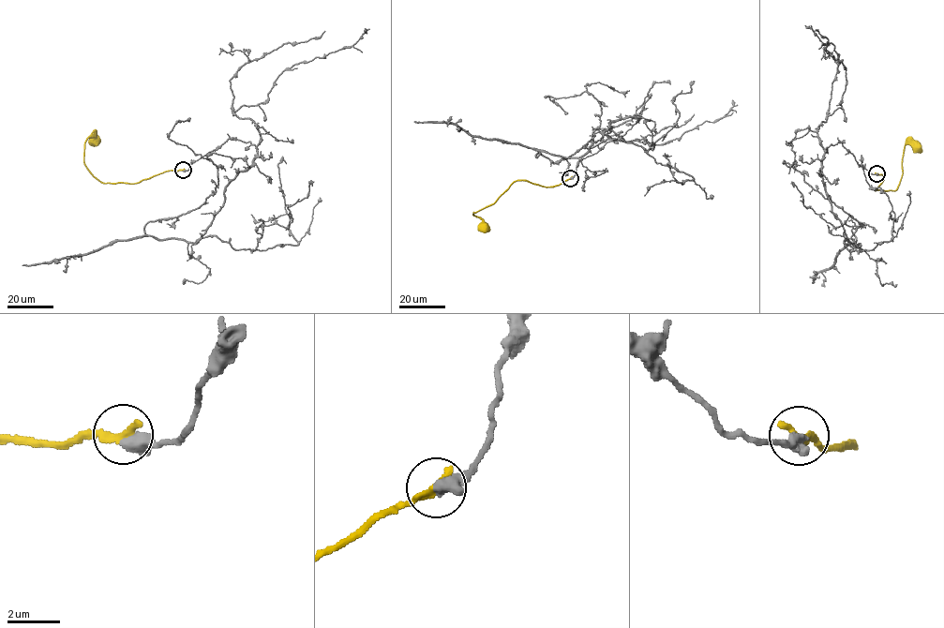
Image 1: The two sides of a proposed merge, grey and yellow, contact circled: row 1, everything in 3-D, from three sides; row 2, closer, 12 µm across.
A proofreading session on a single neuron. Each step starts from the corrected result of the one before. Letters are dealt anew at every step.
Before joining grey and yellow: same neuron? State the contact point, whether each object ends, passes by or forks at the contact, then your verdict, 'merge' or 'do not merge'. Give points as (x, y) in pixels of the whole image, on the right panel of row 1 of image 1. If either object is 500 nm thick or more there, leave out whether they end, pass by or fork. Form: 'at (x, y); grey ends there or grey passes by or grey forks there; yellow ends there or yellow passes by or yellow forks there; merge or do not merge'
at (876, 173); do not merge

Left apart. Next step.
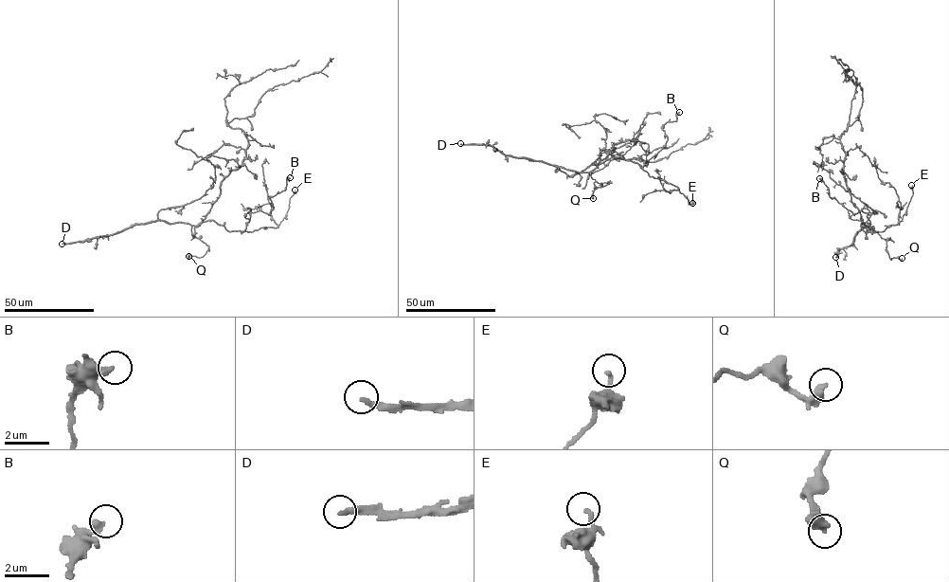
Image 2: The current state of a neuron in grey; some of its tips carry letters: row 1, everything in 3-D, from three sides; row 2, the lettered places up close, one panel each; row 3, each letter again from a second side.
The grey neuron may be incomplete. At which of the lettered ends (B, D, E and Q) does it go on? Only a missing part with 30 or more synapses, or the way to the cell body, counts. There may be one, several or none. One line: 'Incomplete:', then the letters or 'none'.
Incomplete: D

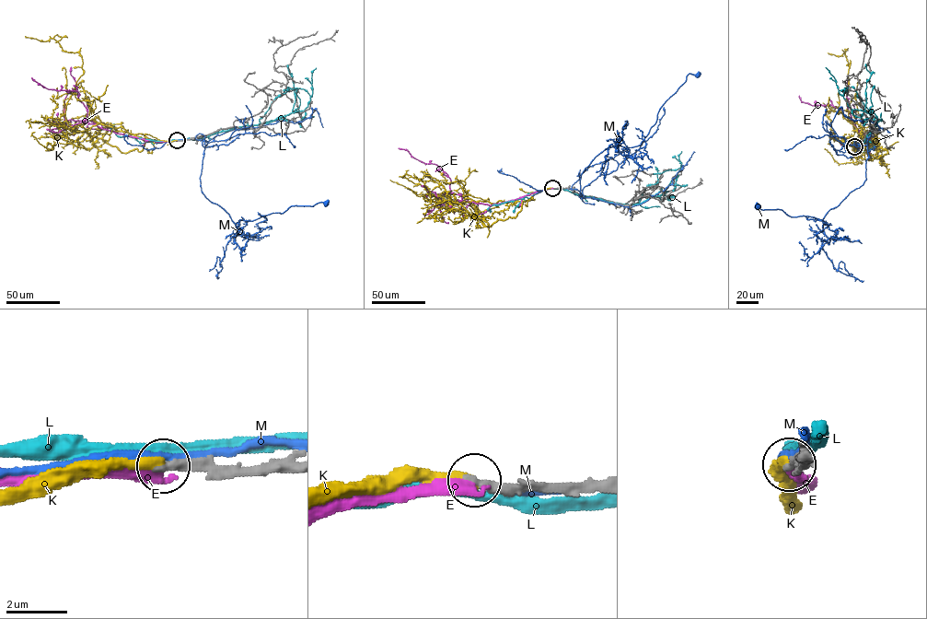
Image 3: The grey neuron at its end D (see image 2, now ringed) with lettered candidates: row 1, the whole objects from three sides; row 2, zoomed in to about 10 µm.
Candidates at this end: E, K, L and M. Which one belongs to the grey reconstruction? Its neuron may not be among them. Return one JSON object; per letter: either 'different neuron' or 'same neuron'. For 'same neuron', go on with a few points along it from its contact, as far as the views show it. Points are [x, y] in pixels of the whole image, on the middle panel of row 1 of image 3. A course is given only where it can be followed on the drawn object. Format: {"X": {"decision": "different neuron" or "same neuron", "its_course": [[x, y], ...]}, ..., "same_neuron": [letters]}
{"E": {"decision": "different neuron"}, "K": {"decision": "same neuron", "its_course": [[552, 188], [525, 200], [458, 204], [440, 202], [443, 192], [453, 192], [417, 194], [390, 180]]}, "L": {"decision": "different neuron"}, "M": {"decision": "different neuron"}, "same_neuron": ["K"]}

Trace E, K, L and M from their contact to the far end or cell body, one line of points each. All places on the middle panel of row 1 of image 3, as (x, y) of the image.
E: (552, 188), (491, 205), (464, 201), (450, 191), (450, 180), (438, 166), (421, 162), (407, 149), (399, 148)
K: (552, 188), (525, 200), (458, 204), (440, 202), (443, 192), (453, 192), (417, 194), (390, 180)
L: (553, 189), (563, 188), (609, 202), (642, 203), (661, 195), (675, 178), (680, 169), (678, 156), (681, 151)
M: (553, 188), (585, 197), (580, 179), (591, 162), (608, 147), (640, 144), (660, 108), (689, 74), (698, 75)

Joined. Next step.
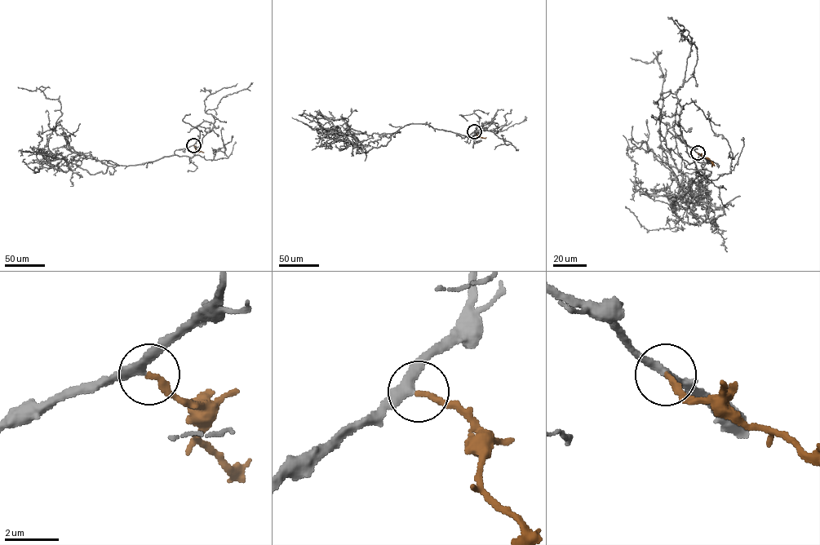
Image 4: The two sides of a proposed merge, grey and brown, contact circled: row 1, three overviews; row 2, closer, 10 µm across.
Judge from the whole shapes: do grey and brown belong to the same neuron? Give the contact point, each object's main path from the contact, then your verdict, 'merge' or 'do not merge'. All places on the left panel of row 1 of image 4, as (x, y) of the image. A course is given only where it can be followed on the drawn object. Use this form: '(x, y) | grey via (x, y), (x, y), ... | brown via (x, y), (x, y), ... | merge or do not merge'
(193, 145) | grey via (193, 145), (127, 166), (73, 152), (54, 158), (48, 143), (59, 101), (17, 86) | brown via (193, 145), (196, 149), (204, 152) | merge

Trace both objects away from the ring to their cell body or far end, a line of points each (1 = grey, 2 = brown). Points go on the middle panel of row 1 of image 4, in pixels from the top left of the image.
1: (474, 131), (462, 138), (411, 123), (393, 133), (343, 135), (330, 134), (339, 126), (312, 128), (291, 117)
2: (475, 131), (478, 137), (486, 137)

